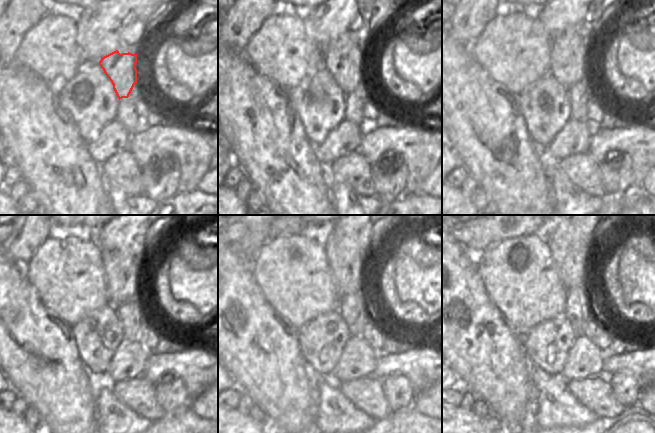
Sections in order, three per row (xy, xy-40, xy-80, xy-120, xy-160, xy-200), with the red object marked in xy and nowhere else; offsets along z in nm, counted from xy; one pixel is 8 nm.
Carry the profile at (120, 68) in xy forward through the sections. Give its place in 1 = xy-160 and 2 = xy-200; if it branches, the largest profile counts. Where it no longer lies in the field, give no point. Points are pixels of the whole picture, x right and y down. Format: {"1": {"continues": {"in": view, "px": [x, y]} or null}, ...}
{"1": {"continues": {"in": "xy-160", "px": [342, 290]}}, "2": {"continues": {"in": "xy-200", "px": [564, 279]}}}

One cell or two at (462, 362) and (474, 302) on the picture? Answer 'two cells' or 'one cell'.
one cell

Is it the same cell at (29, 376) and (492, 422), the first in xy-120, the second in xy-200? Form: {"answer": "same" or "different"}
{"answer": "different"}

